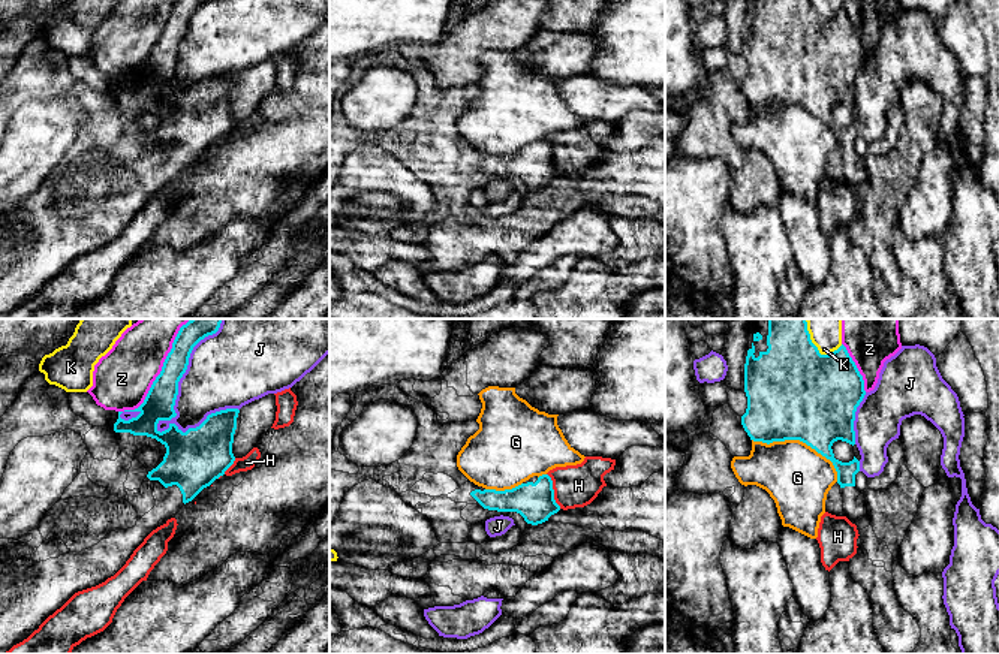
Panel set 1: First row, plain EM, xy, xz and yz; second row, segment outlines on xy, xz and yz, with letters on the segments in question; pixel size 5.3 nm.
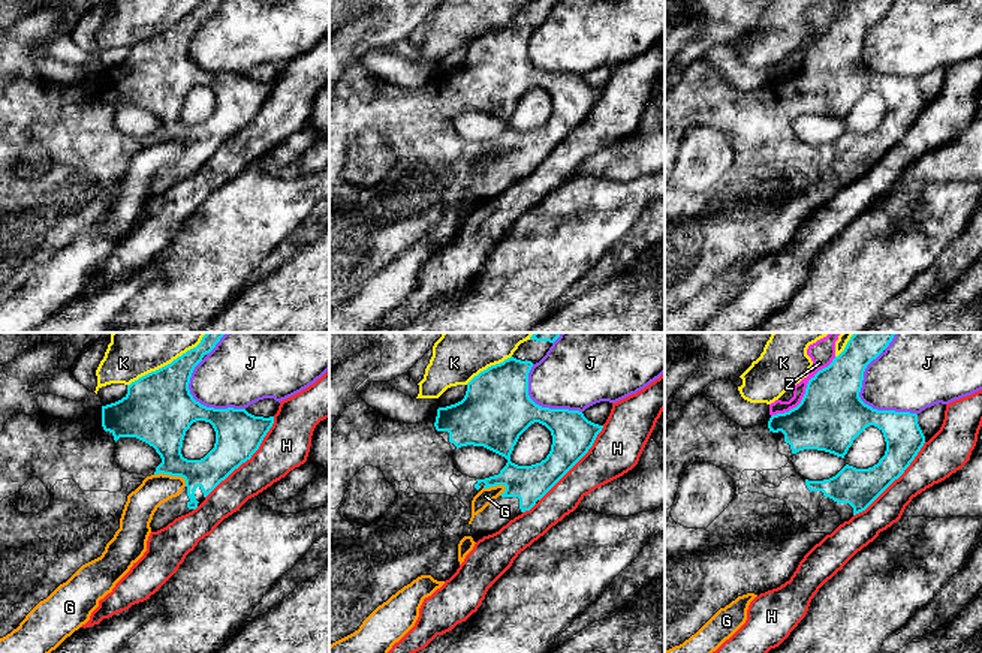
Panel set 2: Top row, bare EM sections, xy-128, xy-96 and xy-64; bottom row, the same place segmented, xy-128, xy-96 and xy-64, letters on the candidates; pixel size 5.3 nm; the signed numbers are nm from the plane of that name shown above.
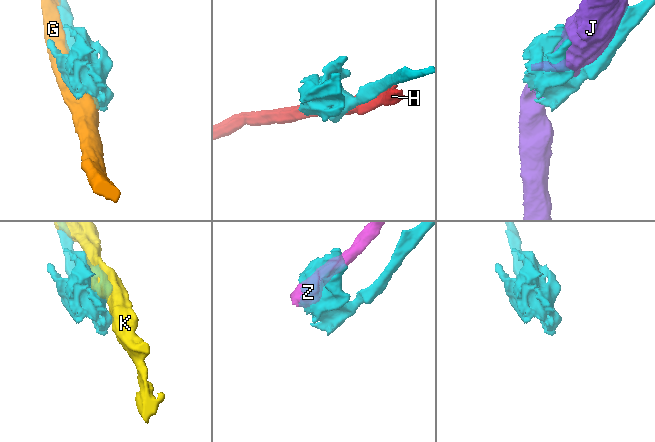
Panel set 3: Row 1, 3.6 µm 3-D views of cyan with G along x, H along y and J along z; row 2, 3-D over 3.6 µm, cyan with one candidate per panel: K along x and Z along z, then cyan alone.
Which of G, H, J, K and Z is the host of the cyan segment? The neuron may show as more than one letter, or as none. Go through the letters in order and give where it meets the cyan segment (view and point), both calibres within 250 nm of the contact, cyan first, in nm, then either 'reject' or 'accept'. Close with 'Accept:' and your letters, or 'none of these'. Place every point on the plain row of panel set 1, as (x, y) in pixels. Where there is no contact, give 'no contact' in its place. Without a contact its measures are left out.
G: contact yz (802, 105); calibres 500 and 360 nm; reject
H: contact xz (553, 156); calibres 200 and 220 nm; reject
J: contact xy (177, 50); calibres 160 and 380 nm; reject
K: contact yz (823, 20); calibres 500 and 100 nm; reject
Z: contact xy (155, 45); calibres 160 and 320 nm; reject
Accept: none of these

